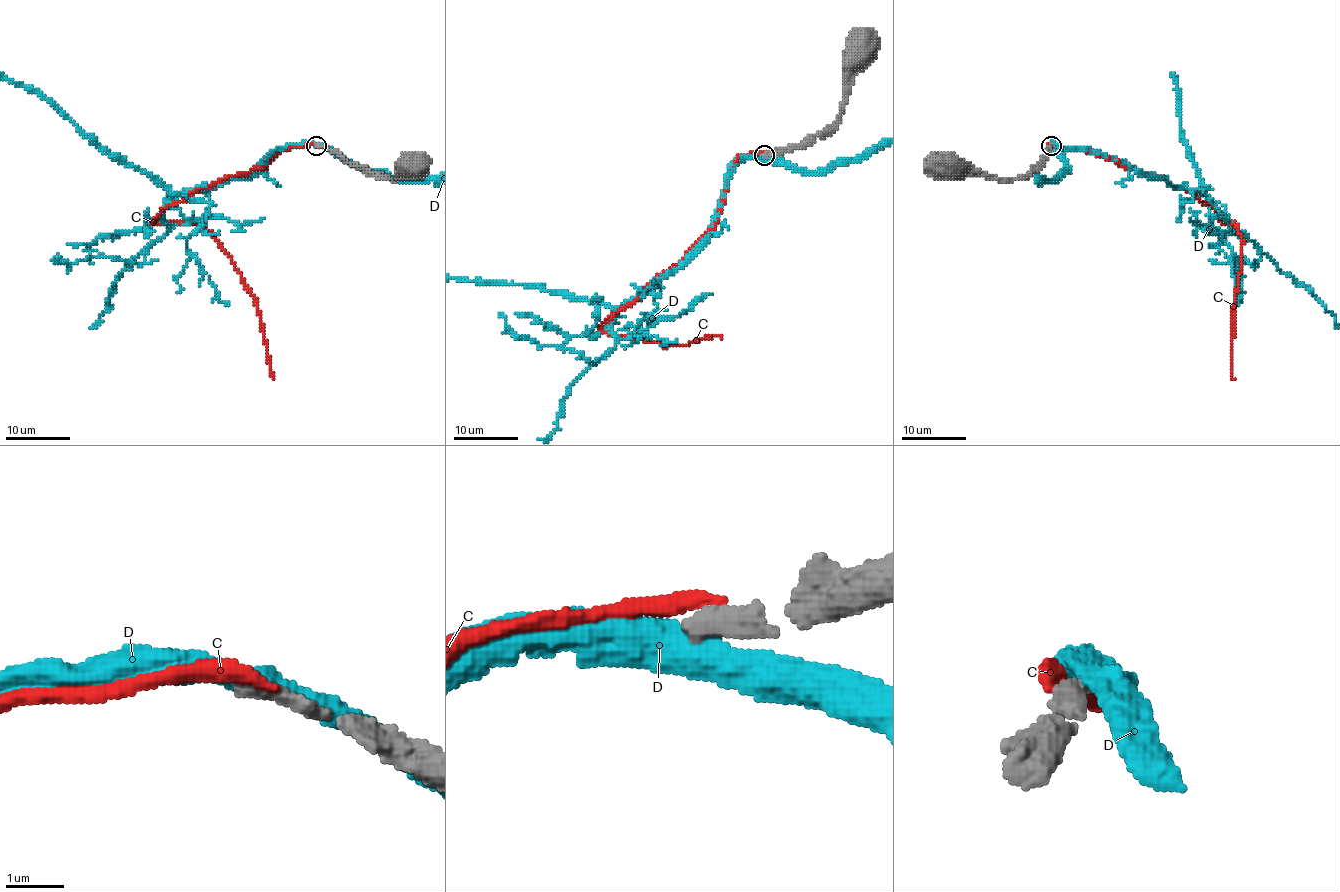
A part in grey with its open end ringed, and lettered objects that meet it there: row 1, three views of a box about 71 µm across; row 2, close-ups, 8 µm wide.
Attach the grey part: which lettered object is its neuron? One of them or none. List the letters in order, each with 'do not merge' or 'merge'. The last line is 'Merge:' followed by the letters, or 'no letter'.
C: do not merge
D: do not merge
Merge: no letter

